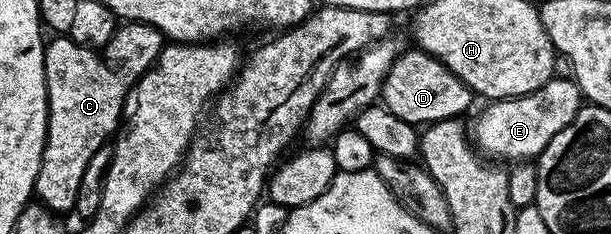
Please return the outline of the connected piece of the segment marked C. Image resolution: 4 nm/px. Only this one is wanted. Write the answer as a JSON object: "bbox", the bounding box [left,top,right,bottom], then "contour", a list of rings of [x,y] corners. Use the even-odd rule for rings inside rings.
{"bbox":[34,22,165,214],"contour":[[[127,22],[98,50],[68,40],[66,36],[56,35],[54,39],[43,50],[47,79],[47,141],[35,179],[34,195],[43,207],[64,214],[74,209],[89,158],[104,151],[106,144],[103,143],[116,135],[125,116],[127,98],[165,47],[165,37],[150,24]]]}

